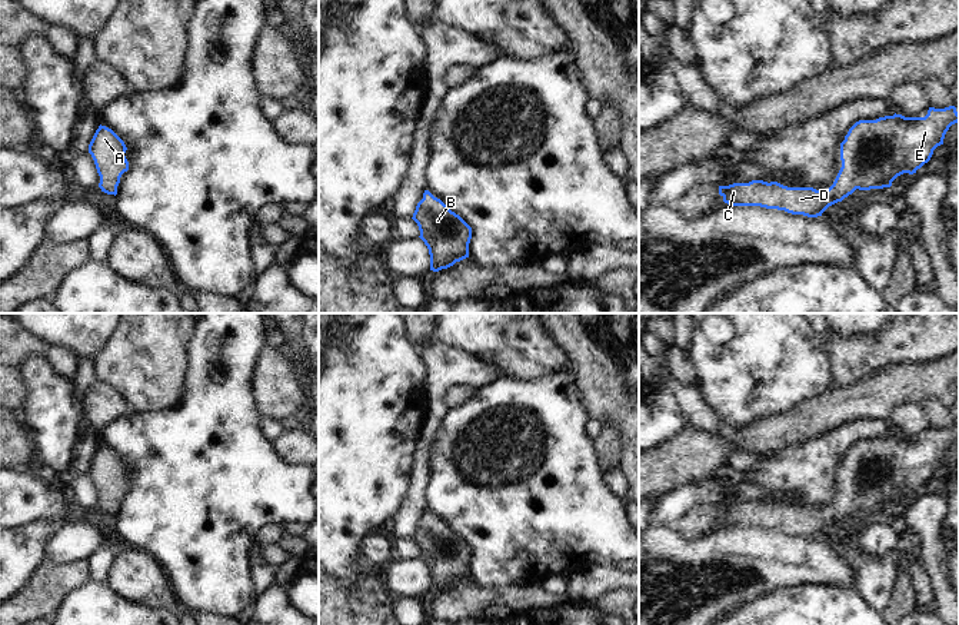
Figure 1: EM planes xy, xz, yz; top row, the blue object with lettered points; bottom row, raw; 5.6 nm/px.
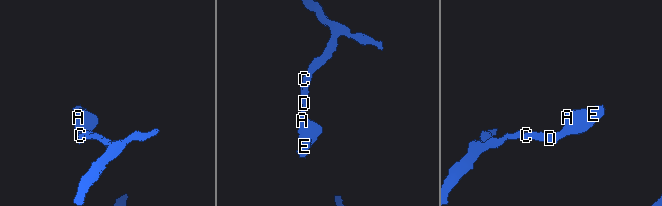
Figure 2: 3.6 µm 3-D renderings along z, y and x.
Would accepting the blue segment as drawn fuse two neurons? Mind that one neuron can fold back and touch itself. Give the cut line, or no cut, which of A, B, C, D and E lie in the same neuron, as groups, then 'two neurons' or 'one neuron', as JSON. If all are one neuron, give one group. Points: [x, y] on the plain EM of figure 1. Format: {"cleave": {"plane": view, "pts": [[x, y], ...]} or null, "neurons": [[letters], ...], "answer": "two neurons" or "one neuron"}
{"cleave": null, "neurons": [["A", "B", "C", "D", "E"]], "answer": "one neuron"}

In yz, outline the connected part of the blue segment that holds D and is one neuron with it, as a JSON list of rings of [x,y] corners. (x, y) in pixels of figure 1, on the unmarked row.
[[[955,426],[945,429],[929,428],[925,438],[905,438],[895,433],[893,436],[876,441],[859,441],[849,449],[845,461],[840,463],[842,488],[829,509],[787,508],[777,502],[752,501],[749,503],[719,506],[719,515],[730,526],[760,526],[785,531],[792,535],[818,538],[829,526],[842,522],[856,509],[890,508],[898,496],[916,493],[918,489],[930,481],[933,471],[943,465],[946,452],[958,442],[959,433]]]

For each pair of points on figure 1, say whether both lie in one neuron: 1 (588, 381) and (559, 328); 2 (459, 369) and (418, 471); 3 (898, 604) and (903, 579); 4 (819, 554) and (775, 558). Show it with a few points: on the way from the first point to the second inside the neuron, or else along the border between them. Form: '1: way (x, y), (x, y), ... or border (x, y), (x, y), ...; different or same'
1: way (588, 368), (588, 358), (572, 341); same
2: way (436, 395), (436, 411), (430, 419), (423, 445); same
3: way (903, 598), (903, 585); same
4: way (808, 558), (786, 558); same

